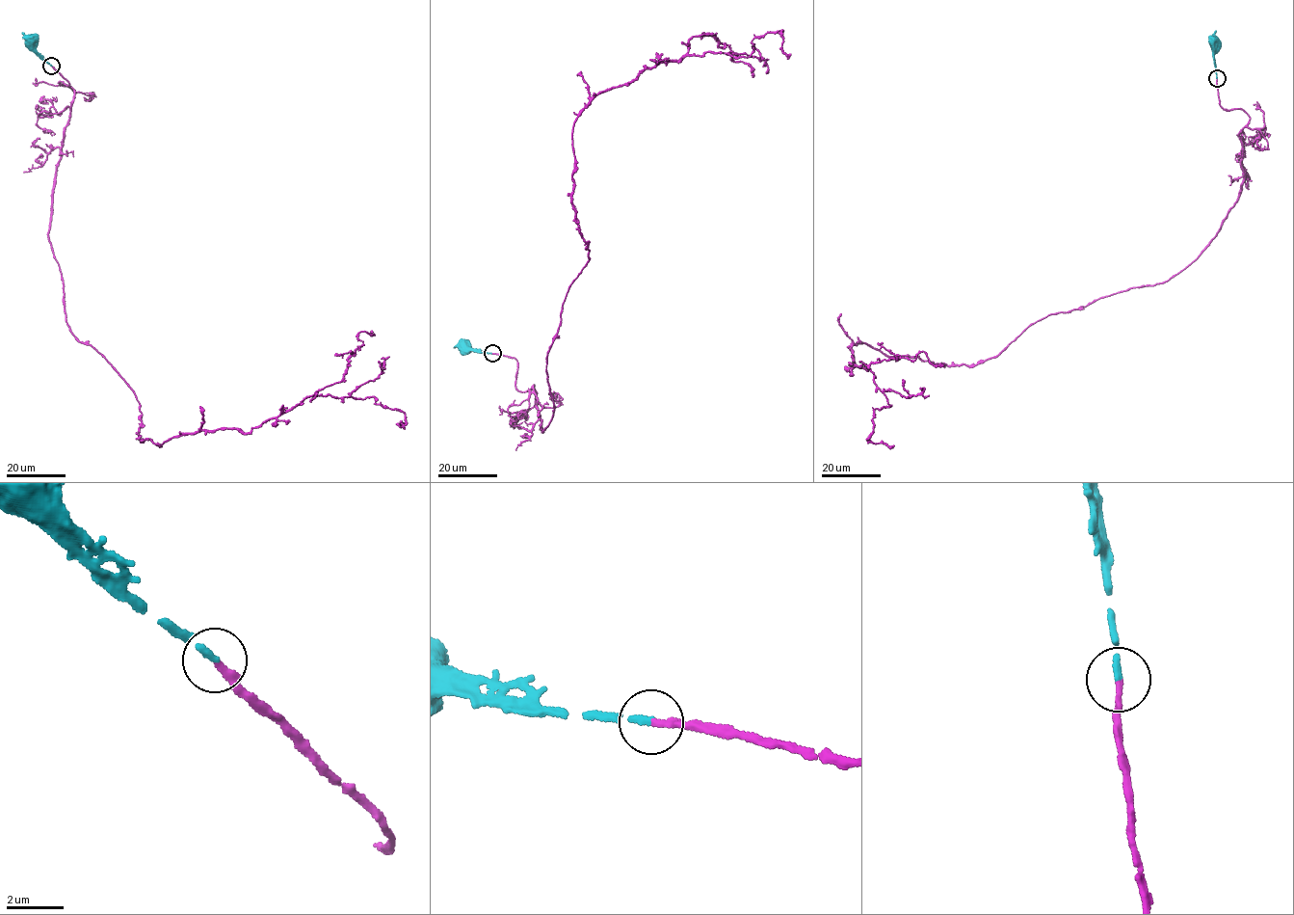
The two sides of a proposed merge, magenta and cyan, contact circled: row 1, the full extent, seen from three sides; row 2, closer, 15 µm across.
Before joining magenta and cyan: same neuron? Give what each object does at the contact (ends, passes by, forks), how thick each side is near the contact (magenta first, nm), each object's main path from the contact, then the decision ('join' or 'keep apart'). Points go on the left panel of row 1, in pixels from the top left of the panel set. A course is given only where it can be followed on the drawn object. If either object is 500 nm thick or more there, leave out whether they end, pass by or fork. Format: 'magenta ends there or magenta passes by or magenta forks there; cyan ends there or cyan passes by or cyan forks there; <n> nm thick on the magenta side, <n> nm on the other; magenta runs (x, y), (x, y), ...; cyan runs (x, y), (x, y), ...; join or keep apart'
magenta ends there; cyan ends there; 220 nm thick on the magenta side, 240 nm on the other; magenta runs (52, 66), (74, 94), (48, 234), (66, 321), (135, 393), (143, 443), (249, 433), (318, 395), (402, 419); cyan runs (52, 66), (36, 50), (33, 39); join

